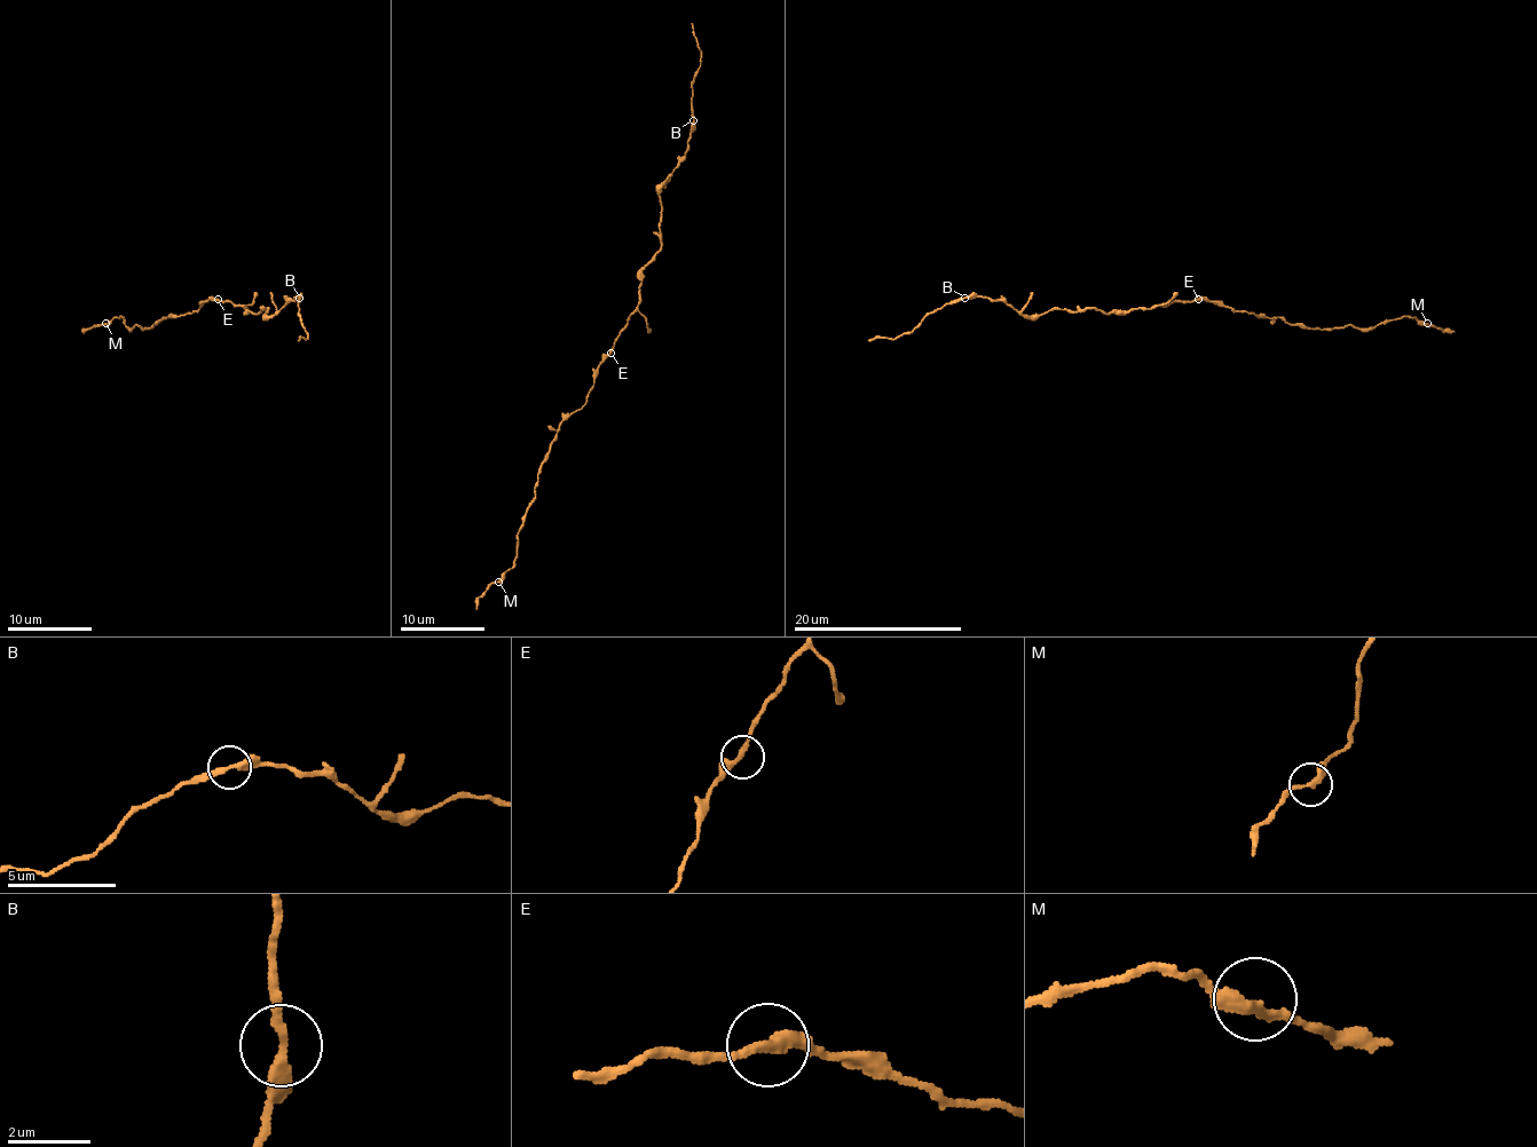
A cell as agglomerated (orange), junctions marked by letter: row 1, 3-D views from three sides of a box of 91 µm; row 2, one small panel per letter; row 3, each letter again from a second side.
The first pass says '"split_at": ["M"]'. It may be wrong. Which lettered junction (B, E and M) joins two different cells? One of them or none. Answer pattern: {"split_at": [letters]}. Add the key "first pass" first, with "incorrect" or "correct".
{"first pass": "incorrect", "split_at": ["B"]}

